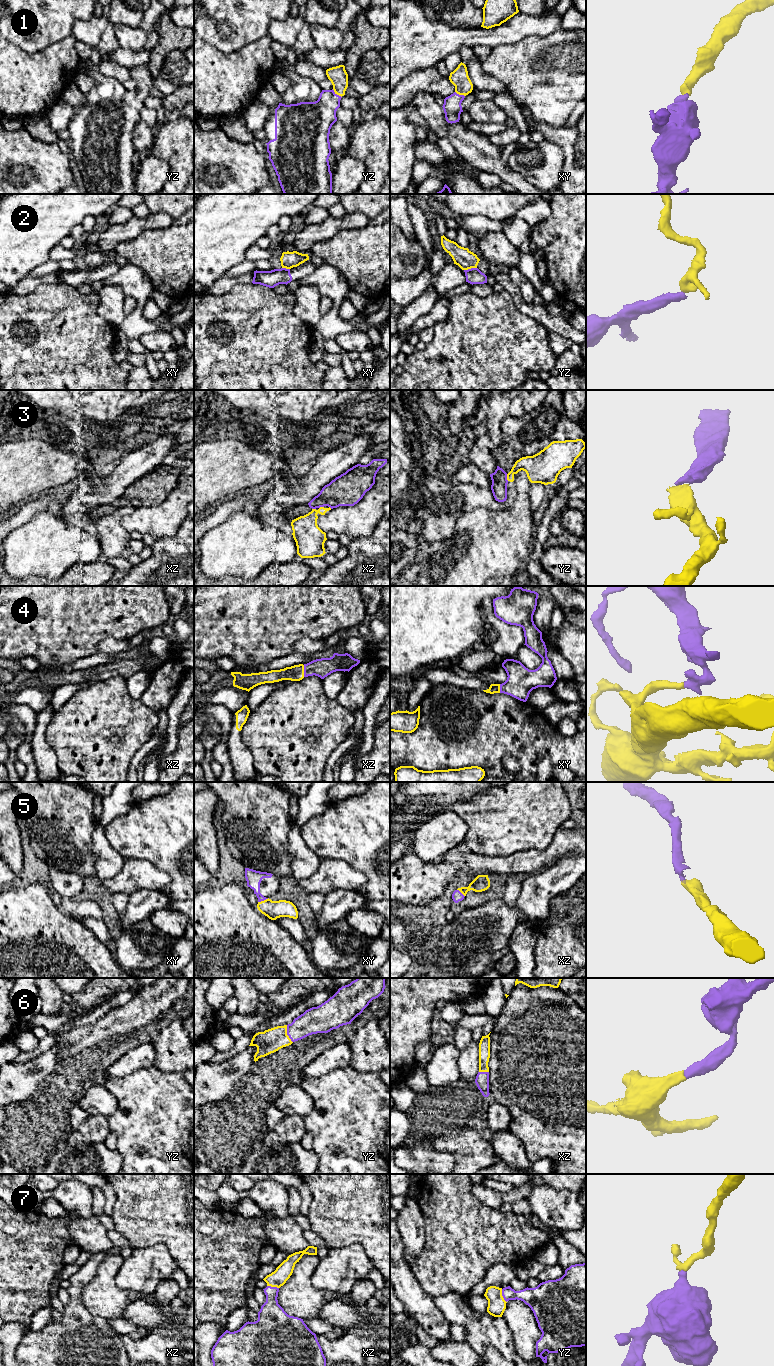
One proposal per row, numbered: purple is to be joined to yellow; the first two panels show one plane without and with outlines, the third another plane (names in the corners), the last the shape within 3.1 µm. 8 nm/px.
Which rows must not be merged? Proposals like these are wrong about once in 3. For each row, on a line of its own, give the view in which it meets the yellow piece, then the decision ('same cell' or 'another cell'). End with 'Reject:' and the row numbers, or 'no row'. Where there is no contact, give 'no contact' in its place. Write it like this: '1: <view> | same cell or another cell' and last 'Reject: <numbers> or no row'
1: yz | same cell
2: yz | another cell
3: yz | another cell
4: xz | same cell
5: xy | same cell
6: yz | same cell
7: yz | same cell
Reject: 2, 3

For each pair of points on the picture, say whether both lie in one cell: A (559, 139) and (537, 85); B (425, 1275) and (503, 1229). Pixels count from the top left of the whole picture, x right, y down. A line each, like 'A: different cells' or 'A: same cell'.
A: different cells
B: same cell

